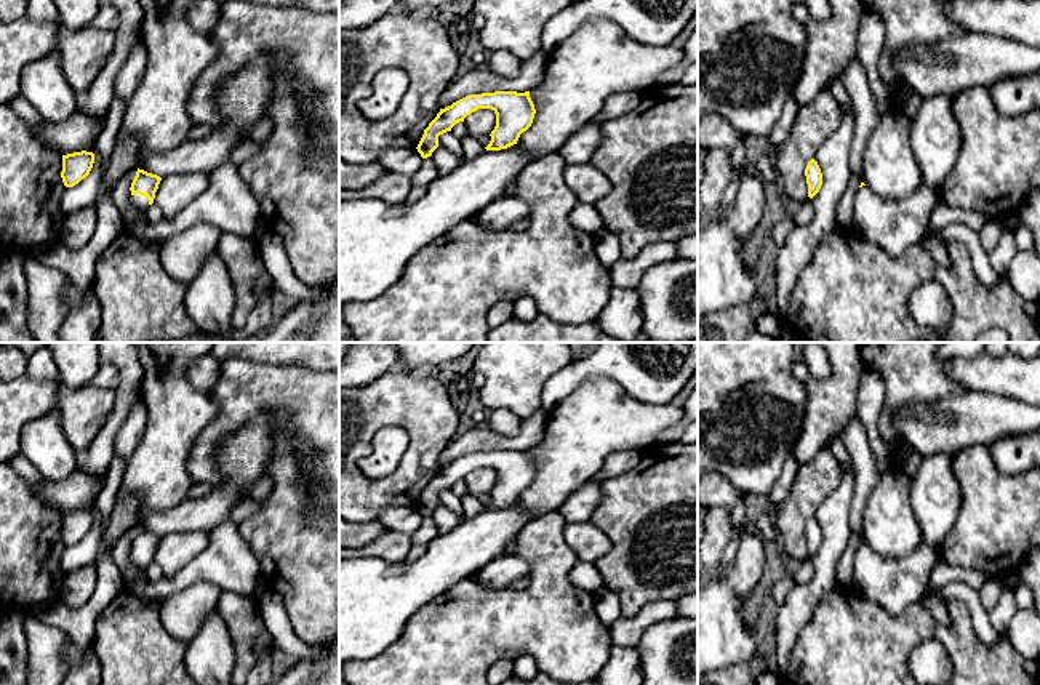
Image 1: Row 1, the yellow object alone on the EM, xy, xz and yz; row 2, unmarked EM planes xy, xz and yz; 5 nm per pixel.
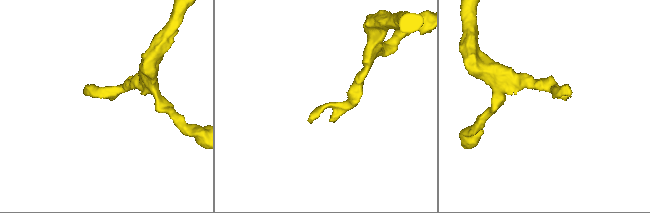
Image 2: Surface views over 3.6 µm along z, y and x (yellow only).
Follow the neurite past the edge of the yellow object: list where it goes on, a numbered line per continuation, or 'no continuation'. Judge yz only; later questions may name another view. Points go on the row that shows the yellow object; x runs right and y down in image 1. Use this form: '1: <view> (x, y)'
1: yz (893, 226)

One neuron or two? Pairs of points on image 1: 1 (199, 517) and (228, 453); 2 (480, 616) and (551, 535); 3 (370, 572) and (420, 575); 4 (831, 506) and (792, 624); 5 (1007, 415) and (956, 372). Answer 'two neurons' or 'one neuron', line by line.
1: one neuron
2: one neuron
3: one neuron
4: one neuron
5: two neurons

